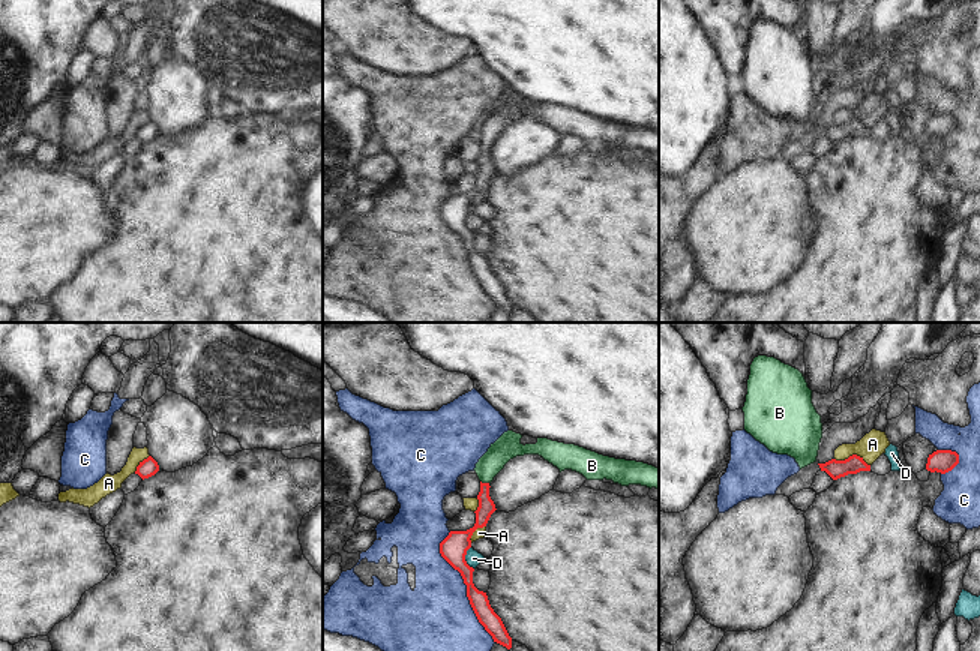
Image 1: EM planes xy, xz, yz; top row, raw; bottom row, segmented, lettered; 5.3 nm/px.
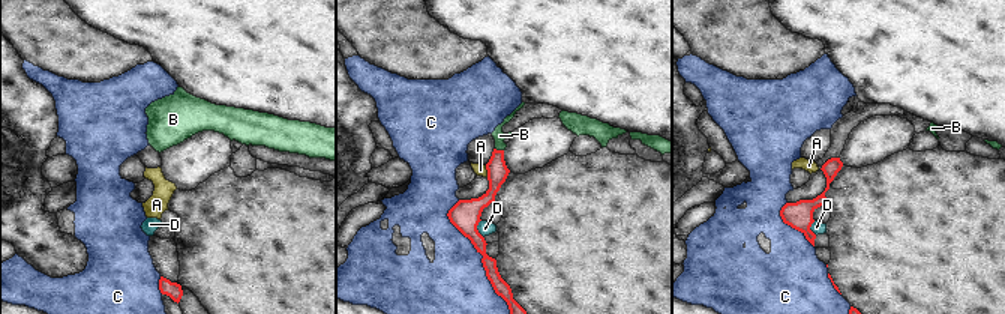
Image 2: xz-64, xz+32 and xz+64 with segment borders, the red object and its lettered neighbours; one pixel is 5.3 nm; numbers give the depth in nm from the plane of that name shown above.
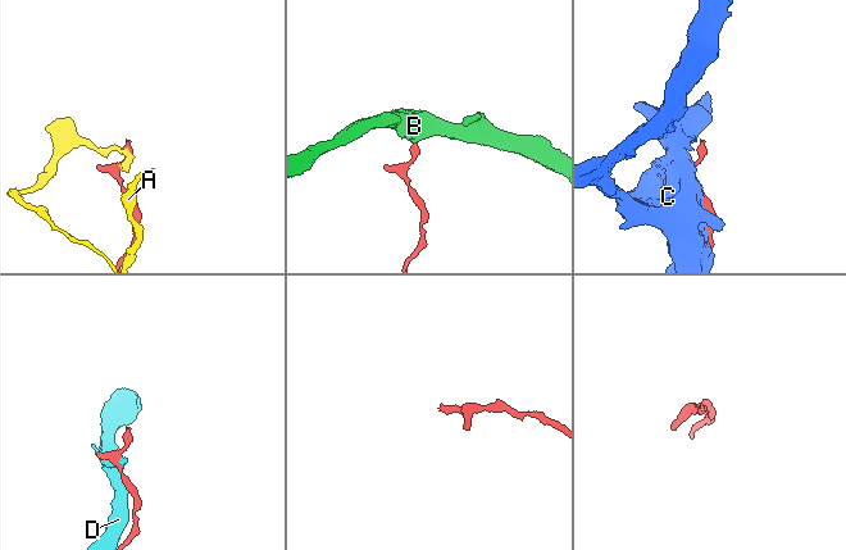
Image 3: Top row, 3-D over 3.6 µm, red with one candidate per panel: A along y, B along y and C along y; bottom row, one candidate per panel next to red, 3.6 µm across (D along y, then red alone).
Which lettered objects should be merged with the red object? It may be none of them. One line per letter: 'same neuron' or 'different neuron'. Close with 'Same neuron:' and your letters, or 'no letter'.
A: different neuron
B: same neuron
C: different neuron
D: different neuron
Same neuron: B

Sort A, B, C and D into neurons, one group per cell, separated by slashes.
A / B / C / D

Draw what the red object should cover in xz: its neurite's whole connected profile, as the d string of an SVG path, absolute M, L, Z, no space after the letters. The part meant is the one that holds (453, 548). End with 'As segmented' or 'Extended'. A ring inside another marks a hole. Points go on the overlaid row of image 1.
M513 430L504 432L488 452L476 464L476 474L480 480L480 492L477 495L479 507L476 524L467 531L450 531L440 543L441 556L461 573L467 585L467 597L470 604L485 630L492 636L494 642L512 648L509 636L501 618L489 604L488 596L479 591L473 584L473 572L465 561L467 550L471 548L471 536L477 528L486 526L491 514L497 510L489 496L489 483L504 468L504 465L524 454L539 454L561 471L572 470L582 474L587 480L612 480L621 486L641 484L659 489L659 468L626 459L615 459L599 454L575 444L564 444L548 438L537 438L536 444L522 444L522 435Z. Extended.

